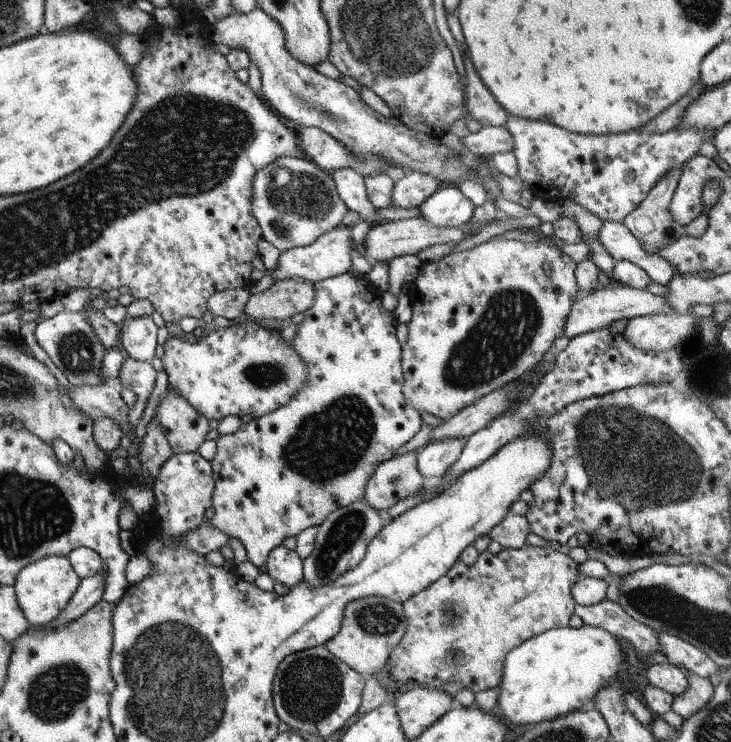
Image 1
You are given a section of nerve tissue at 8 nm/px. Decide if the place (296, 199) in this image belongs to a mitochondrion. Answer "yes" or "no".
yes

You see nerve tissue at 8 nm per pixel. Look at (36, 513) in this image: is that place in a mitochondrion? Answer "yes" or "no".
yes

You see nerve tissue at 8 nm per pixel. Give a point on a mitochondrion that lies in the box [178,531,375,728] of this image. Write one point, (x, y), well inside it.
(310, 686)

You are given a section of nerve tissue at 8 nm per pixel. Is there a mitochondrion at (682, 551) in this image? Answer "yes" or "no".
no

